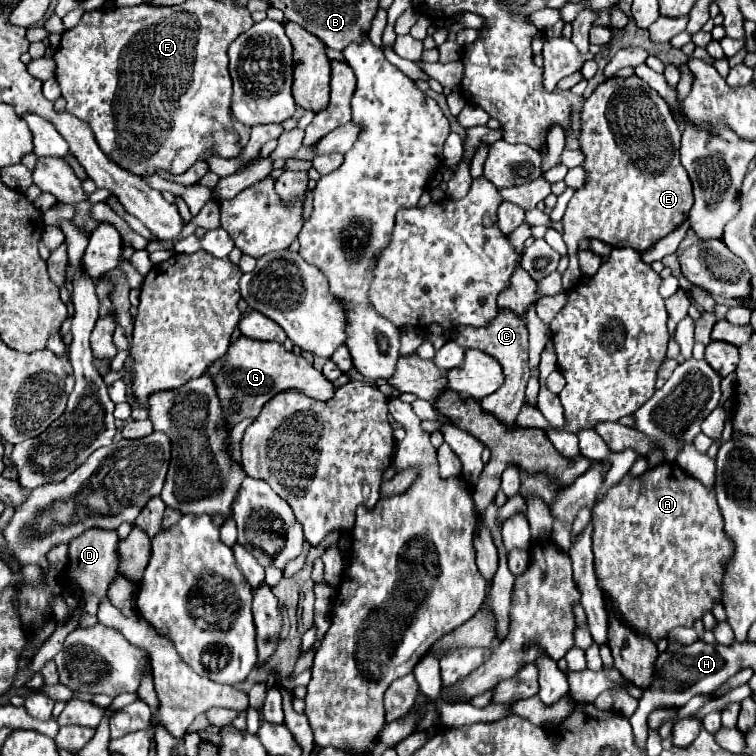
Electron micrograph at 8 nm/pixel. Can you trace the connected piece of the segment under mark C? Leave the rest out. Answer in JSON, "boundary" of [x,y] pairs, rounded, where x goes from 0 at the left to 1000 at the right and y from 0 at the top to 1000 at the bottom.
{"boundary":[[[660,407],[657,418],[644,431],[636,431],[636,434],[604,431],[599,437],[599,450],[612,460],[634,460],[634,463],[655,471],[655,476],[663,481],[668,505],[663,508],[663,513],[657,519],[652,519],[649,524],[642,524],[636,529],[636,537],[639,537],[639,542],[655,548],[660,556],[673,558],[679,563],[689,537],[694,534],[694,511],[700,503],[700,439],[697,439],[694,423],[689,418],[684,418],[681,413],[673,413],[671,407]]]}

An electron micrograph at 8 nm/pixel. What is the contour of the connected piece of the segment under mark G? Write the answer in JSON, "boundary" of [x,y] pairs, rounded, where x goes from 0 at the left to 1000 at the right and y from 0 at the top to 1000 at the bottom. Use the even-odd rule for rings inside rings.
{"boundary":[[[316,444],[303,458],[300,468],[284,476],[274,487],[274,495],[284,505],[287,524],[292,529],[292,540],[300,548],[306,563],[316,561],[324,553],[340,553],[351,532],[374,516],[388,513],[417,529],[435,529],[443,519],[440,508],[430,503],[430,497],[422,489],[417,489],[401,471],[380,466],[366,452],[343,452],[327,444]],[[308,537],[316,537],[313,545],[308,545]]]}

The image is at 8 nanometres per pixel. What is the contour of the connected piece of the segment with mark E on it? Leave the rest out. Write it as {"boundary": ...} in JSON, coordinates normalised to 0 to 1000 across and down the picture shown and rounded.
{"boundary":[[[843,101],[835,103],[803,103],[795,108],[784,124],[774,132],[769,148],[769,177],[766,198],[771,204],[769,222],[776,235],[774,243],[755,262],[750,280],[745,286],[745,317],[753,328],[753,354],[745,360],[745,381],[755,381],[769,370],[769,357],[763,347],[763,328],[771,315],[790,315],[811,328],[840,328],[843,333],[856,333],[874,315],[896,304],[911,286],[917,272],[917,246],[911,230],[906,228],[901,209],[901,169],[896,167],[882,135]]]}

